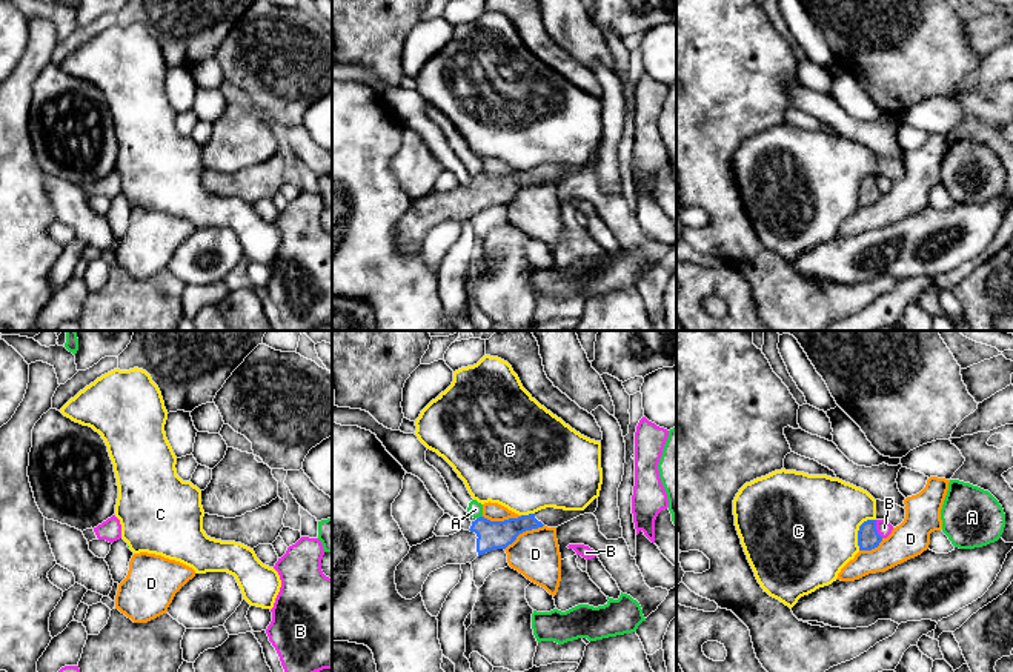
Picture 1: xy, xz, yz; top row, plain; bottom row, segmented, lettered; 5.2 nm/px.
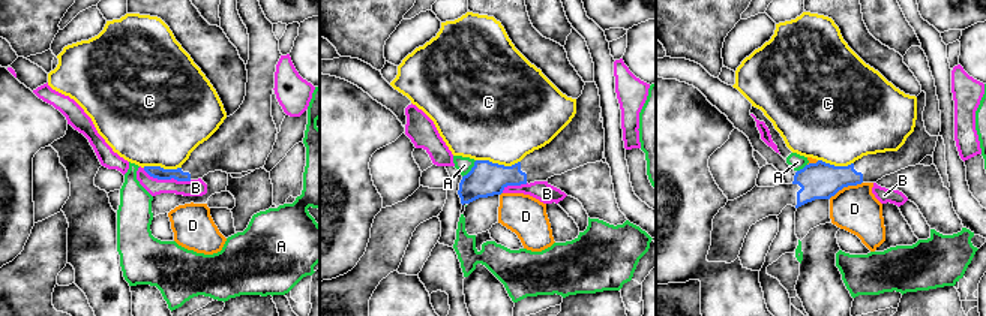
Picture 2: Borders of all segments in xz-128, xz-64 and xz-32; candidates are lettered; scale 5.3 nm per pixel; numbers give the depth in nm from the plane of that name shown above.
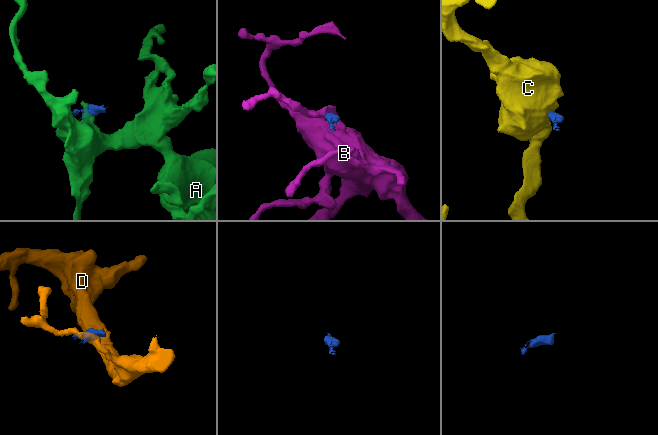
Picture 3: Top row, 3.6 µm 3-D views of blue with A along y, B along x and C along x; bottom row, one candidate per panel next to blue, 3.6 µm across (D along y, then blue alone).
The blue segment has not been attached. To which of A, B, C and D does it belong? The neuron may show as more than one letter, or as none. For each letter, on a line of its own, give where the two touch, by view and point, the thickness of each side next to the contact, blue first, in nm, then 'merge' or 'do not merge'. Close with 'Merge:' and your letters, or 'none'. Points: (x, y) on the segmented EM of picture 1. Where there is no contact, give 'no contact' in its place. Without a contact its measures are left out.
A: xz (480, 517) | 140/80 nm | do not merge
B: yz (875, 529) | 120/80 nm | do not merge
C: yz (858, 531) | 120/500 nm | do not merge
D: xz (523, 531) | 140/260 nm | do not merge
Merge: none

